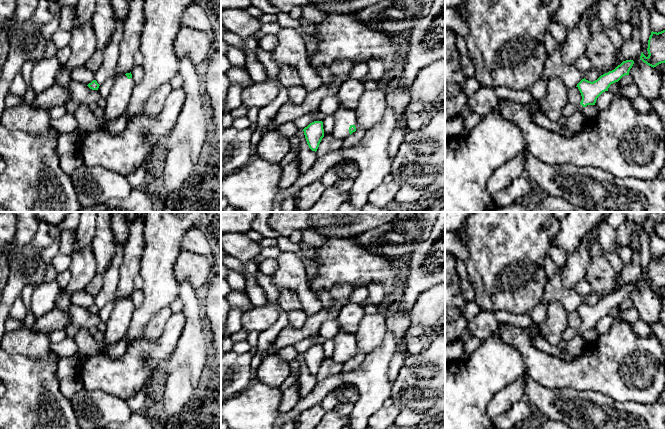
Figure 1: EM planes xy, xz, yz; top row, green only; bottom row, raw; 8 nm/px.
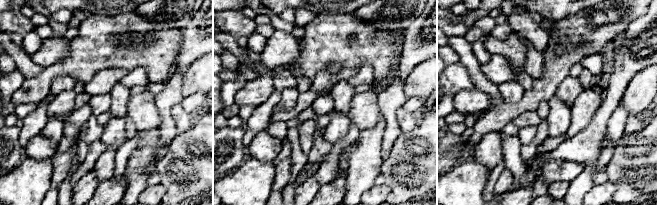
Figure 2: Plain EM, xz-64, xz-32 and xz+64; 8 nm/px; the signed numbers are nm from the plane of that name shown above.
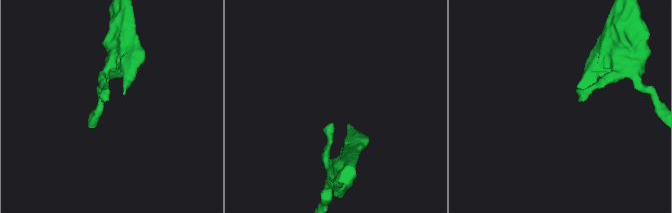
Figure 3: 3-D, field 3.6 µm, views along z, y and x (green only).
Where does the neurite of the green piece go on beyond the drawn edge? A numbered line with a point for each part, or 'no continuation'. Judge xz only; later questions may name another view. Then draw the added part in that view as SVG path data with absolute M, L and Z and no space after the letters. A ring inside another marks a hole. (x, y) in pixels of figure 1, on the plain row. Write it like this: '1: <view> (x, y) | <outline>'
1: xz (344, 341) | M340 329L334 337L335 348L331 359L337 363L345 364L350 360L349 351L354 349L357 353L357 343L355 334L346 333Z

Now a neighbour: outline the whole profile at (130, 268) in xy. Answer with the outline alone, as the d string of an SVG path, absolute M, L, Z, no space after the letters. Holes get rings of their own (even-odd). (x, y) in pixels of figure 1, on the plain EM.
M137 215L131 223L124 248L124 260L120 266L117 299L130 297L135 290L134 280L140 272L140 257L144 246L144 217Z

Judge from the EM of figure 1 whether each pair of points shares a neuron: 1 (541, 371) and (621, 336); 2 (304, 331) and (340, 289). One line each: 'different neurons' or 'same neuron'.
1: same neuron
2: same neuron

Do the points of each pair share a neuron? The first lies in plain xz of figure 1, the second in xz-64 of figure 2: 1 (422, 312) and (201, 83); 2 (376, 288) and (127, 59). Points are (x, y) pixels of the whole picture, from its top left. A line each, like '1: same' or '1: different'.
1: same
2: different

